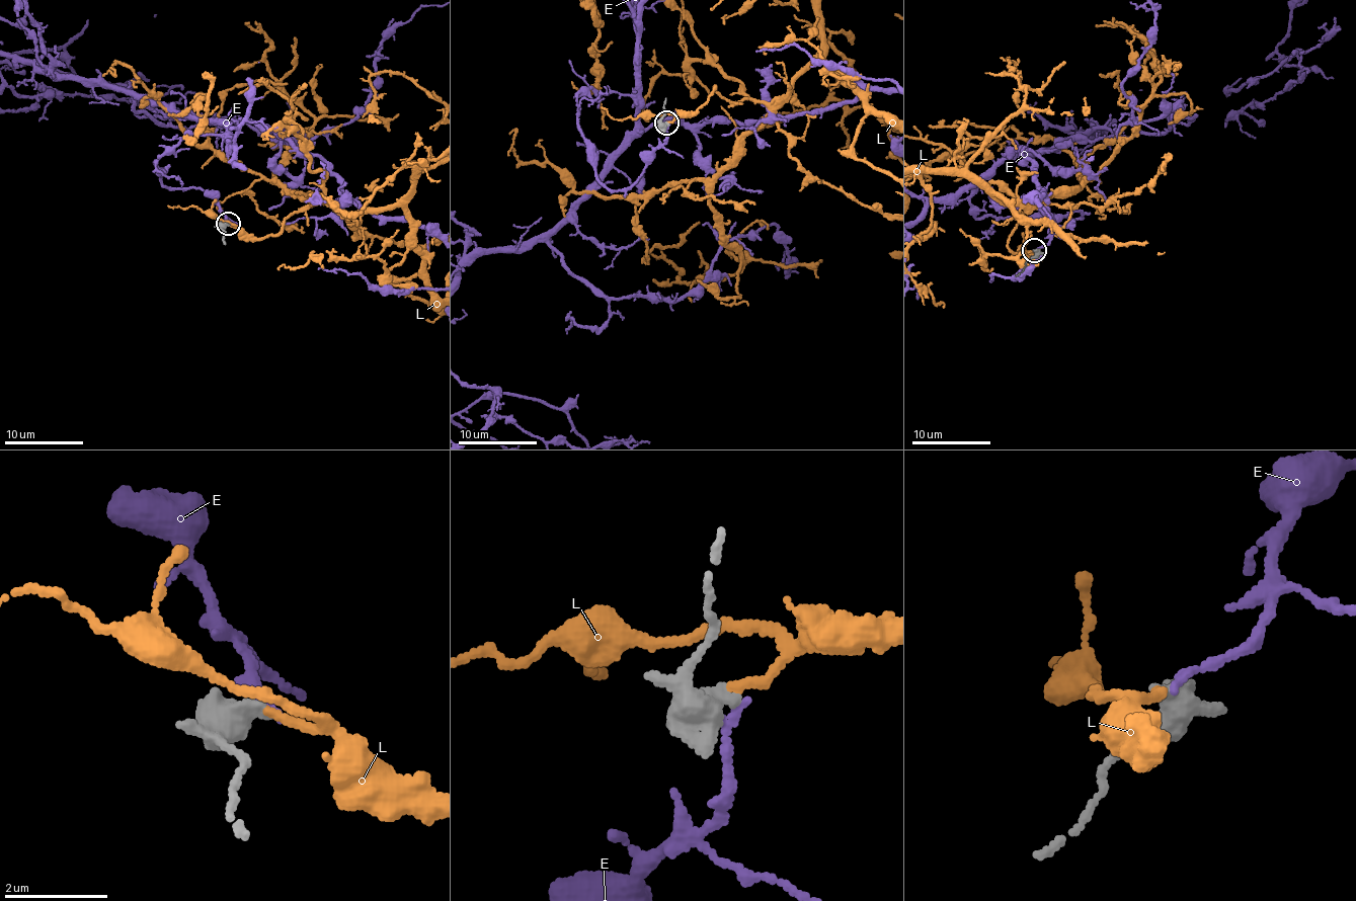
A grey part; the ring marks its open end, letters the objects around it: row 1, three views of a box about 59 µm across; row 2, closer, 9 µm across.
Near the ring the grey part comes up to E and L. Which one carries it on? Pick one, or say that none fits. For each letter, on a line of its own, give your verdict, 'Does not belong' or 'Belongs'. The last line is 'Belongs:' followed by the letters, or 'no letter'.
E: Does not belong
L: Belongs
Belongs: L

